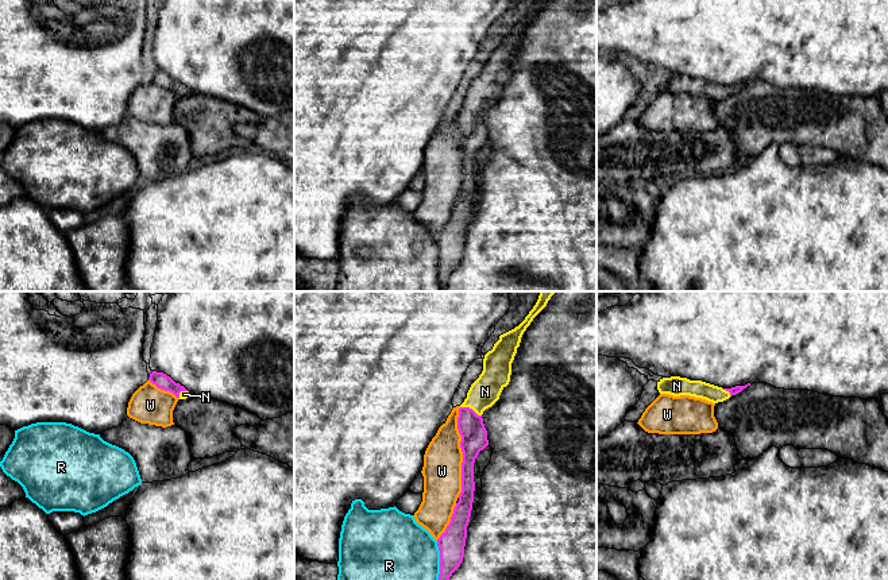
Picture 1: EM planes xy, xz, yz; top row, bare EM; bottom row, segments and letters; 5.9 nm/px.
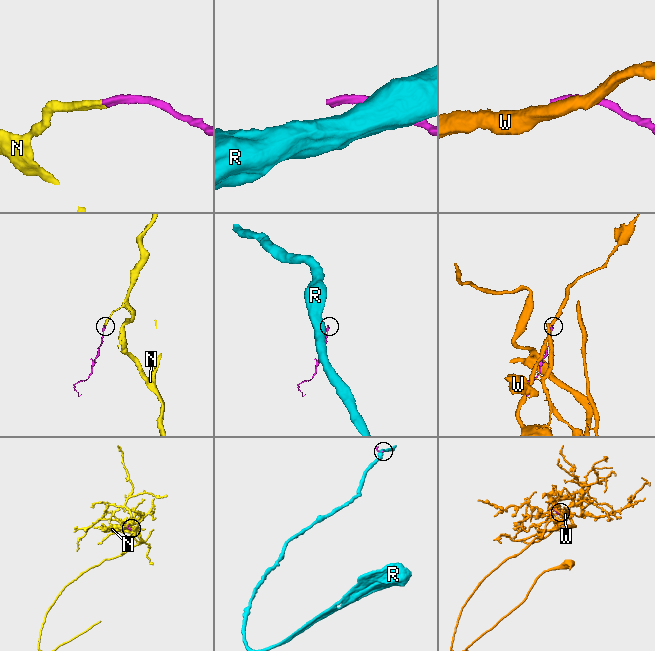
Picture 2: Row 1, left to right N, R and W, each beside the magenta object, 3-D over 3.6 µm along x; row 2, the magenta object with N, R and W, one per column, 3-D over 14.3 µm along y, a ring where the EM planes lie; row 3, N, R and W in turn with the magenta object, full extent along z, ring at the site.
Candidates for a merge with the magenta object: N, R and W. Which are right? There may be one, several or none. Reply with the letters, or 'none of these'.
N

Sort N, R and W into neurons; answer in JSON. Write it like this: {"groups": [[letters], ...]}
{"groups": [["N"], ["R"], ["W"]]}

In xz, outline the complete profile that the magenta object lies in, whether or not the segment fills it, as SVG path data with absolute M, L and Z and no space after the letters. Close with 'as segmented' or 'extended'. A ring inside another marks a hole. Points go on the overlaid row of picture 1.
M540 291L538 299L525 320L514 329L499 336L493 349L484 355L483 371L471 384L467 398L460 405L457 429L462 436L462 492L453 509L451 522L437 540L440 550L439 580L449 580L464 557L467 526L474 502L474 463L479 452L489 445L487 430L482 414L498 399L509 384L511 363L520 347L521 337L533 318L547 306L556 291Z | extended

